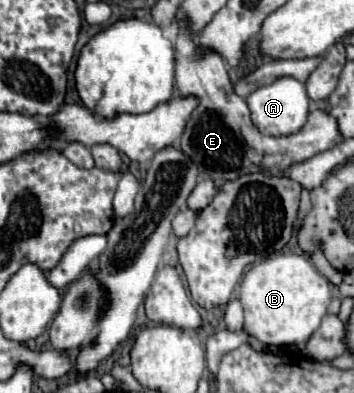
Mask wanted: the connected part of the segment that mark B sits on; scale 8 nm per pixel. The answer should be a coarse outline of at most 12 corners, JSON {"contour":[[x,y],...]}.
{"contour":[[273,253],[241,279],[245,331],[305,345],[331,301],[327,277]]}

